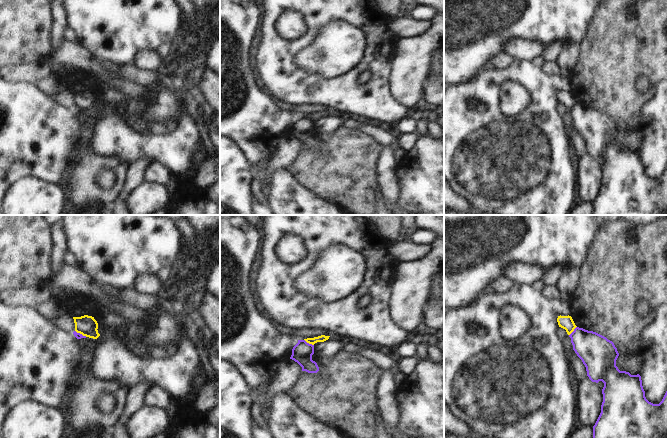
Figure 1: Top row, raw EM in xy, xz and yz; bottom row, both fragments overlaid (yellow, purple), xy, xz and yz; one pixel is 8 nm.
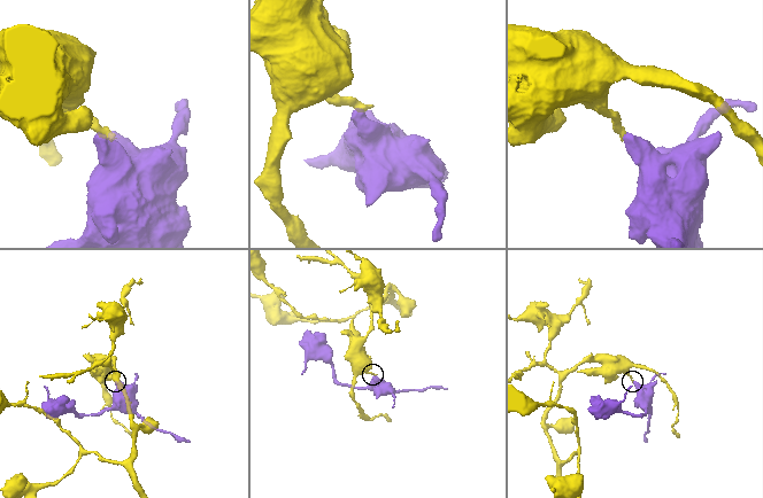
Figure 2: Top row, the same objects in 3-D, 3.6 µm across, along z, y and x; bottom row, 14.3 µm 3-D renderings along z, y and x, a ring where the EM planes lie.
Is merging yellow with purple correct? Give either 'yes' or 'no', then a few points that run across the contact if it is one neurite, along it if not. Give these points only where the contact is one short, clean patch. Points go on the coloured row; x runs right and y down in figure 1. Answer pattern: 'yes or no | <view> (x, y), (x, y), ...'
no | xz (304, 339), (313, 345)

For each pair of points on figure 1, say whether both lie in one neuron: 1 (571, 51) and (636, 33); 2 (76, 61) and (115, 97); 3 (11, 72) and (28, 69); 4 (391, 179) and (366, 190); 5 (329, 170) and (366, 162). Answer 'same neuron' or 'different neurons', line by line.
1: different neurons
2: different neurons
3: same neuron
4: different neurons
5: same neuron

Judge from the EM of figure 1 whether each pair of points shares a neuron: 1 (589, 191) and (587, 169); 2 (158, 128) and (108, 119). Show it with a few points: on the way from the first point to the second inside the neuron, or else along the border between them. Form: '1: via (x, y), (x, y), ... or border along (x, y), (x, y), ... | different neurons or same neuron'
1: via (589, 186), (589, 174) | same neuron
2: border along (168, 132), (152, 135) | different neurons

